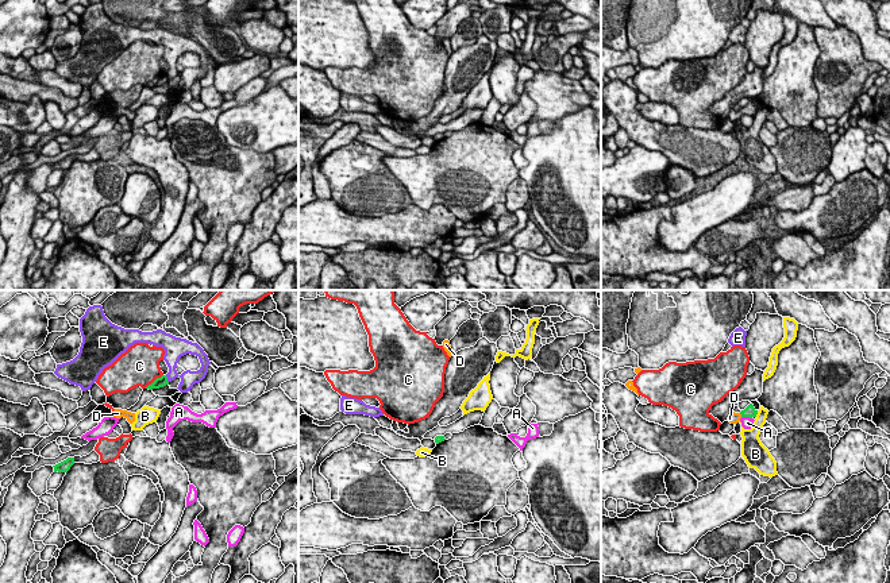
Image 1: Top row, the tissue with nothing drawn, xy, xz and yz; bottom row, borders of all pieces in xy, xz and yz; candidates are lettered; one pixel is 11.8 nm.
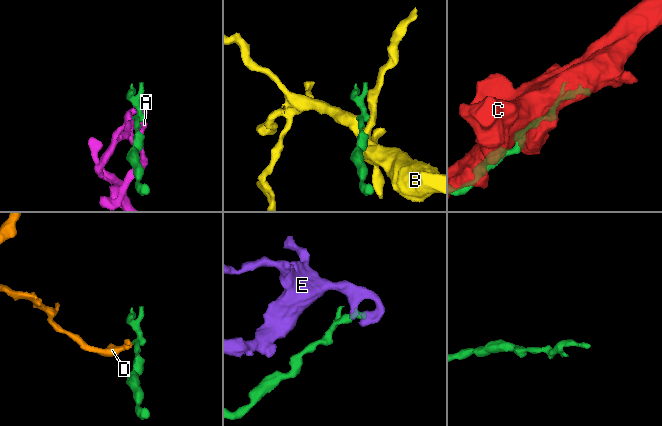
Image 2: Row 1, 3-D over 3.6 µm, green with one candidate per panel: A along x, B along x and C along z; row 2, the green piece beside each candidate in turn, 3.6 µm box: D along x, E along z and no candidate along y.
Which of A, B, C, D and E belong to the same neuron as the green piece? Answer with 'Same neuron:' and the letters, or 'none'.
Same neuron: D

